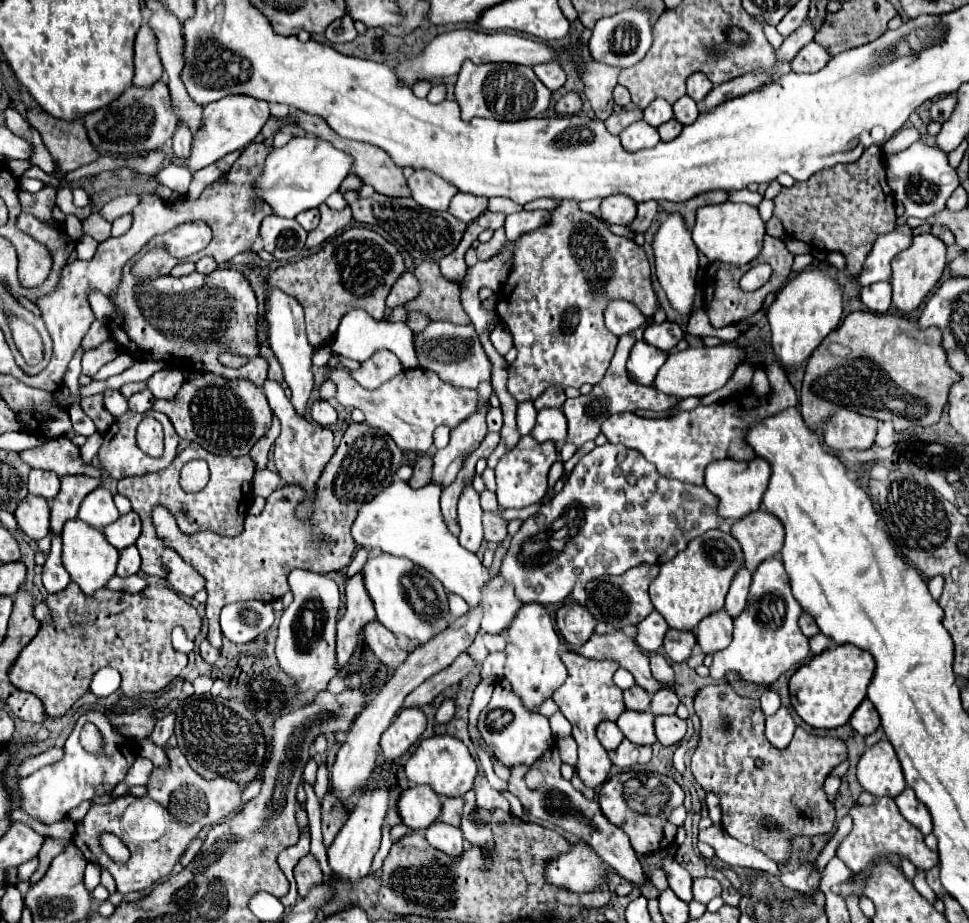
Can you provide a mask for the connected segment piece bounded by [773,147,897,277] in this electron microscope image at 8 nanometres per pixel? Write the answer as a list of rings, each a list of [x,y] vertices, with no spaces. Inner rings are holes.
[[[869,147],[853,165],[835,165],[833,169],[821,169],[821,173],[813,173],[809,181],[797,181],[793,187],[783,187],[781,193],[773,199],[775,209],[773,215],[783,223],[785,233],[801,239],[803,243],[825,249],[825,251],[841,251],[847,259],[847,269],[855,277],[861,271],[861,265],[869,251],[873,249],[873,241],[895,229],[895,199],[893,191],[885,179],[883,153],[879,147]]]

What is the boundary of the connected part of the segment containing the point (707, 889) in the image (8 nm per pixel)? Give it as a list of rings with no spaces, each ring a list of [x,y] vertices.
[[[701,877],[693,881],[693,899],[707,905],[711,899],[719,897],[722,892],[722,887],[717,879],[713,877]]]

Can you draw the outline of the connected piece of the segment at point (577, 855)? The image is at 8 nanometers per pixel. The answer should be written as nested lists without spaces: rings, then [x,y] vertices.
[[[577,841],[569,845],[569,851],[551,857],[545,863],[545,883],[565,889],[575,895],[585,895],[599,889],[601,883],[607,883],[609,865],[589,849],[587,841]]]

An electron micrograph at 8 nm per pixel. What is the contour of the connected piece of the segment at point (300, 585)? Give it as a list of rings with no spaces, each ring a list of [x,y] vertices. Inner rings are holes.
[[[293,569],[289,573],[289,587],[293,603],[283,611],[279,619],[277,659],[285,673],[295,677],[299,693],[323,691],[327,683],[337,675],[335,663],[335,623],[339,609],[339,589],[327,575],[317,575],[305,569]]]

